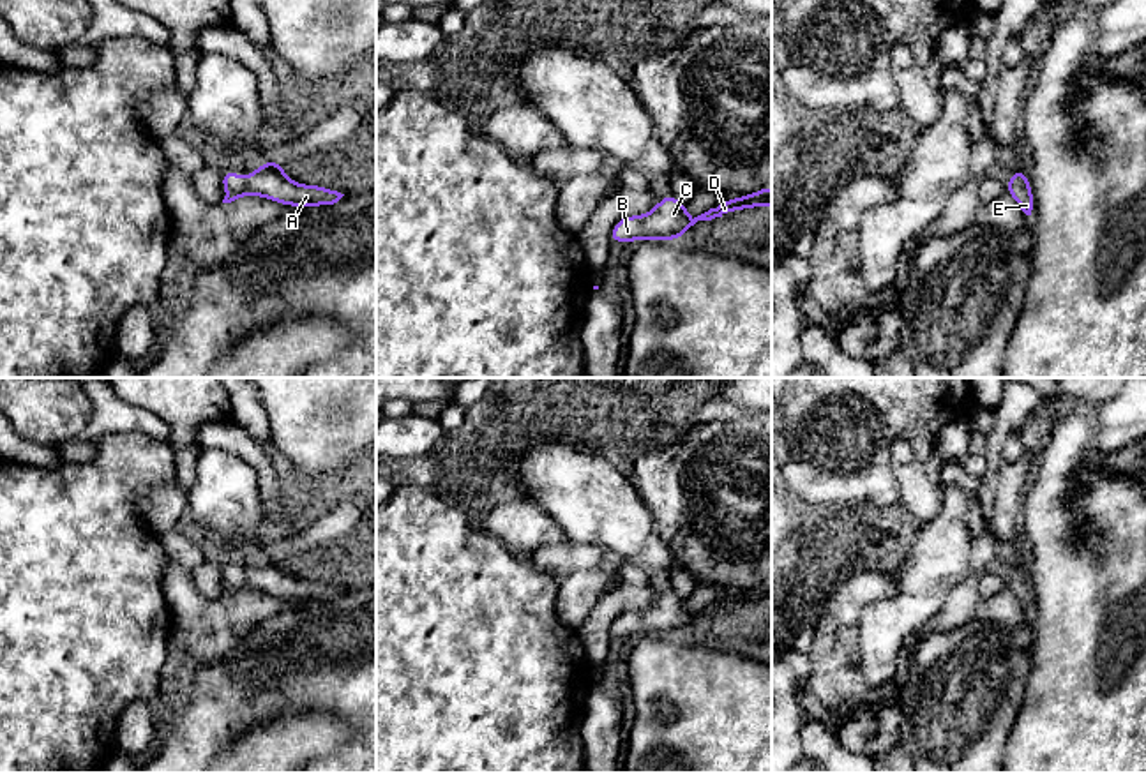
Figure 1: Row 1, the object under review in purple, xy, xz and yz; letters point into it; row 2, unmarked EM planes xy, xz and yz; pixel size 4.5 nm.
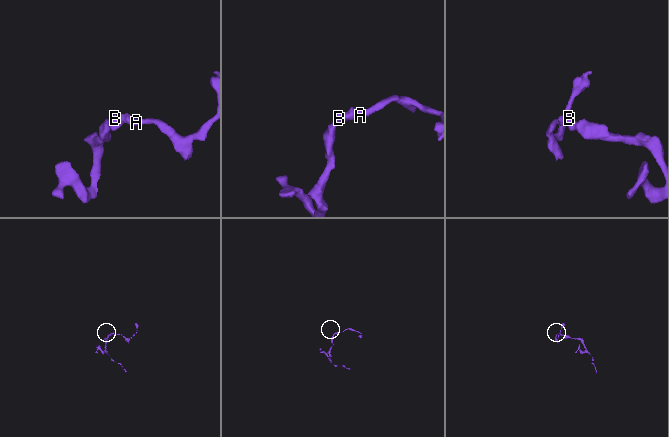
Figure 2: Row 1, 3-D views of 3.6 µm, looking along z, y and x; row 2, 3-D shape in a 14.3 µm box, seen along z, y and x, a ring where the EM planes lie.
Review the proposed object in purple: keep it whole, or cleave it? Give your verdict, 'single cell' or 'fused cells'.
single cell

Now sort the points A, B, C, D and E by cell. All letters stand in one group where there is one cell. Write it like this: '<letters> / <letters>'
A B C D E

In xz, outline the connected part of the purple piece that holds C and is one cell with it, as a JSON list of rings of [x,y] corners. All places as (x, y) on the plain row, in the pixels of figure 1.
[[[765,582],[749,591],[736,591],[720,600],[715,600],[708,607],[689,612],[687,600],[680,598],[673,589],[664,591],[657,602],[641,611],[629,611],[620,614],[611,628],[609,635],[627,639],[630,635],[680,635],[680,632],[694,621],[697,616],[712,616],[735,605],[747,605],[754,602],[772,602],[772,584]]]

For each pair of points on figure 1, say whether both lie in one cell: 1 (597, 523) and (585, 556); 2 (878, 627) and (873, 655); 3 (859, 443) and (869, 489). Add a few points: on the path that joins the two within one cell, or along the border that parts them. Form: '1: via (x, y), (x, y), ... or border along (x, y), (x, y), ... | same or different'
1: border along (569, 539), (580, 544), (606, 546), (625, 558) | different
2: via (878, 634), (878, 648) | same
3: via (859, 454), (859, 468), (869, 479) | same

